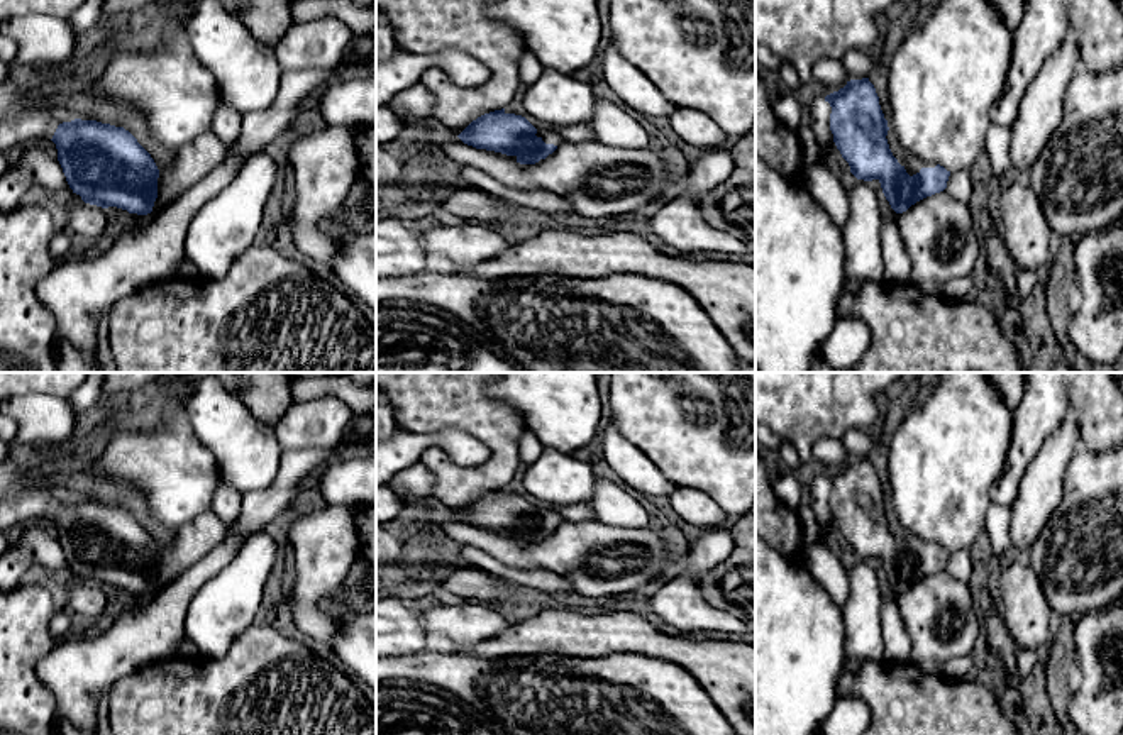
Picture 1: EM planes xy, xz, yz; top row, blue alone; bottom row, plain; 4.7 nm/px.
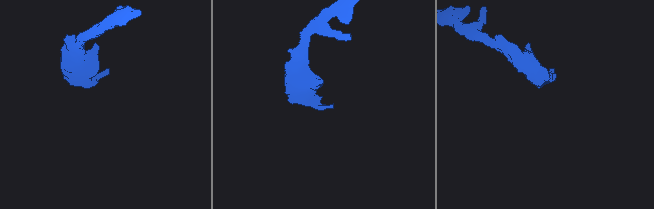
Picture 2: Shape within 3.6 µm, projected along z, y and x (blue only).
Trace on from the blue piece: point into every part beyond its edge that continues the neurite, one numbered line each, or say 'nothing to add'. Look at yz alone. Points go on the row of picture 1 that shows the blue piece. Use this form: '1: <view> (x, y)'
1: yz (913, 163)

